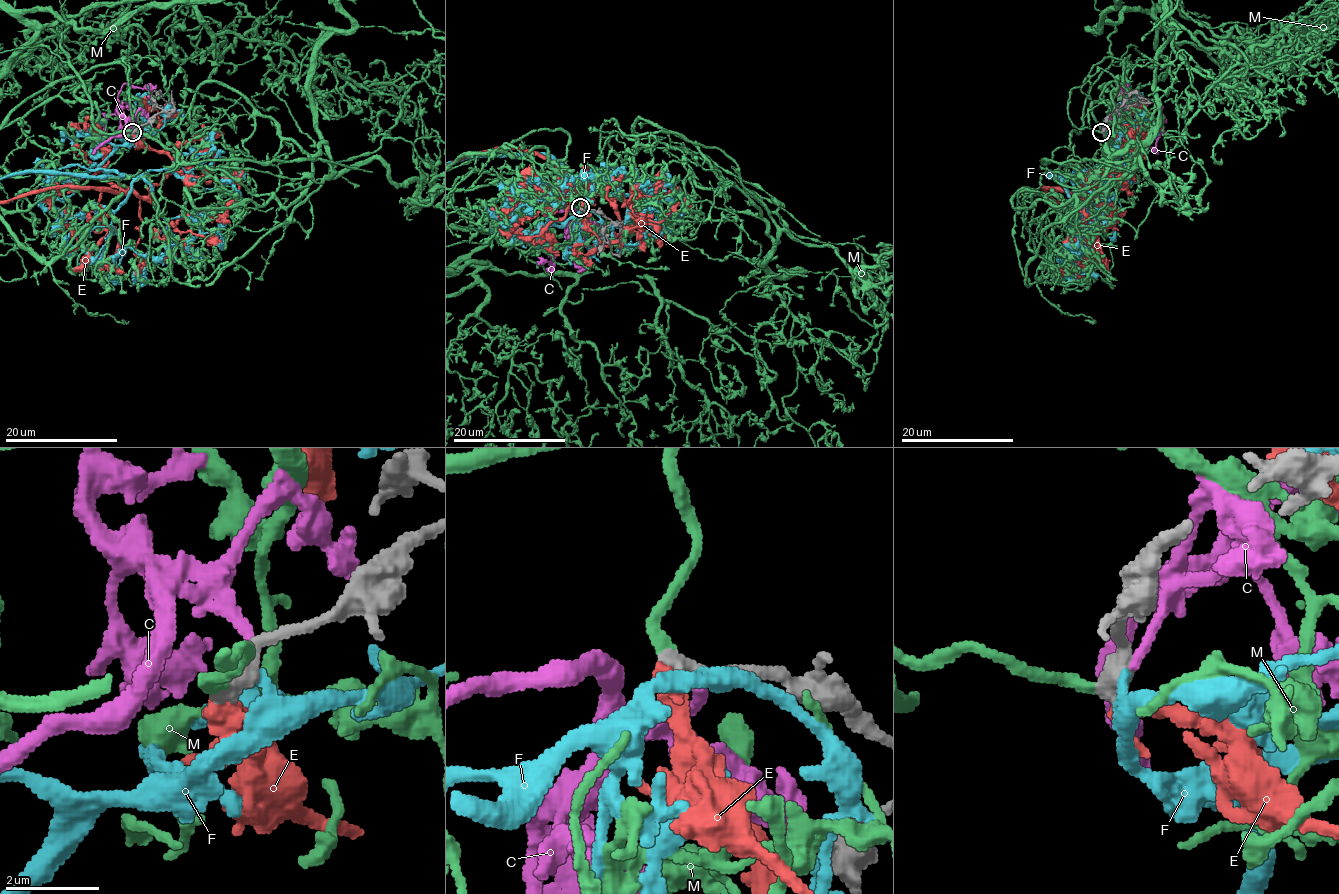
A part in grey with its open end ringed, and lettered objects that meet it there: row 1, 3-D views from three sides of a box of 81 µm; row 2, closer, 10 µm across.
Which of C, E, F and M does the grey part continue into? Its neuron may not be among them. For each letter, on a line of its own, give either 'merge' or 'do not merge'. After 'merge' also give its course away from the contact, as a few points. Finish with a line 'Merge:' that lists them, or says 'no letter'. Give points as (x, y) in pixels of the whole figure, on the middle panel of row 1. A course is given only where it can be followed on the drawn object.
C: do not merge
E: do not merge
F: do not merge
M: merge
Merge: M

